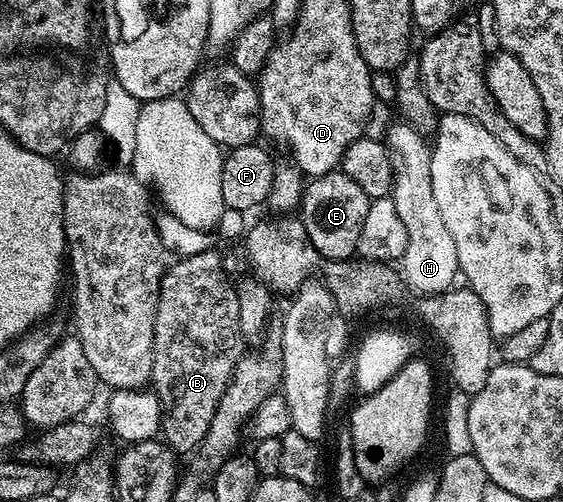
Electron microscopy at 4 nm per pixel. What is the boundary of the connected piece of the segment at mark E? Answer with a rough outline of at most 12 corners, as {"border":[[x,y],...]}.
{"border":[[350,175],[311,178],[298,216],[328,263],[356,253],[370,198]]}

